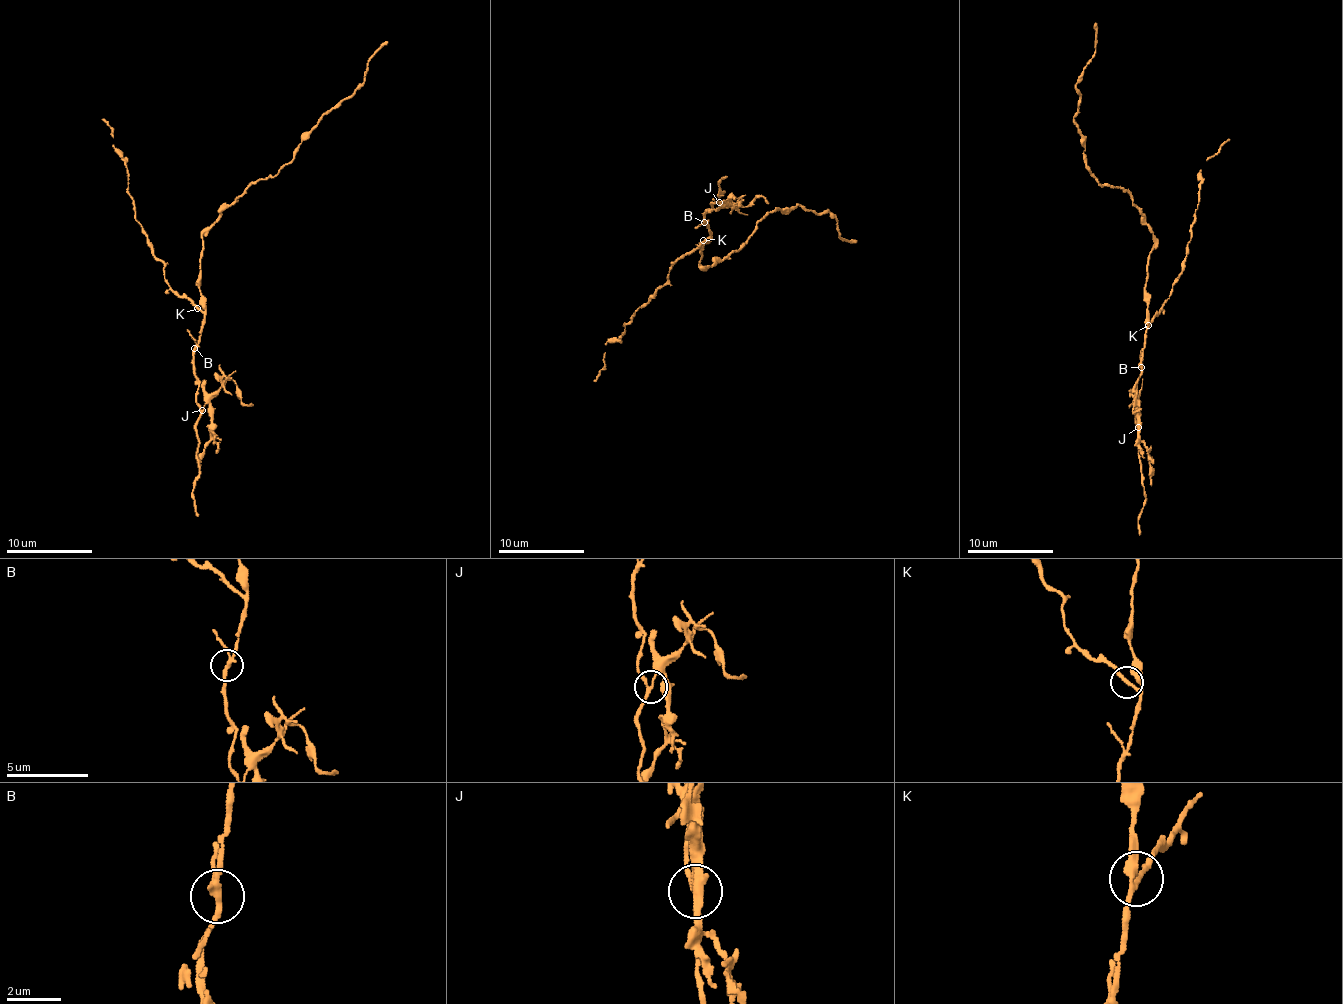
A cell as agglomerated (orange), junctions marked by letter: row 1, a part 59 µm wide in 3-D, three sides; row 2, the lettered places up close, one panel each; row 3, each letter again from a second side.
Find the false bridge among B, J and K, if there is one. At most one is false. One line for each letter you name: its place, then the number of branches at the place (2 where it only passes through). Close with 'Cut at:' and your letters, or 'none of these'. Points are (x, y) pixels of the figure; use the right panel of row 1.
J: Place: (1138, 427). Branches: 3
Cut at: J

